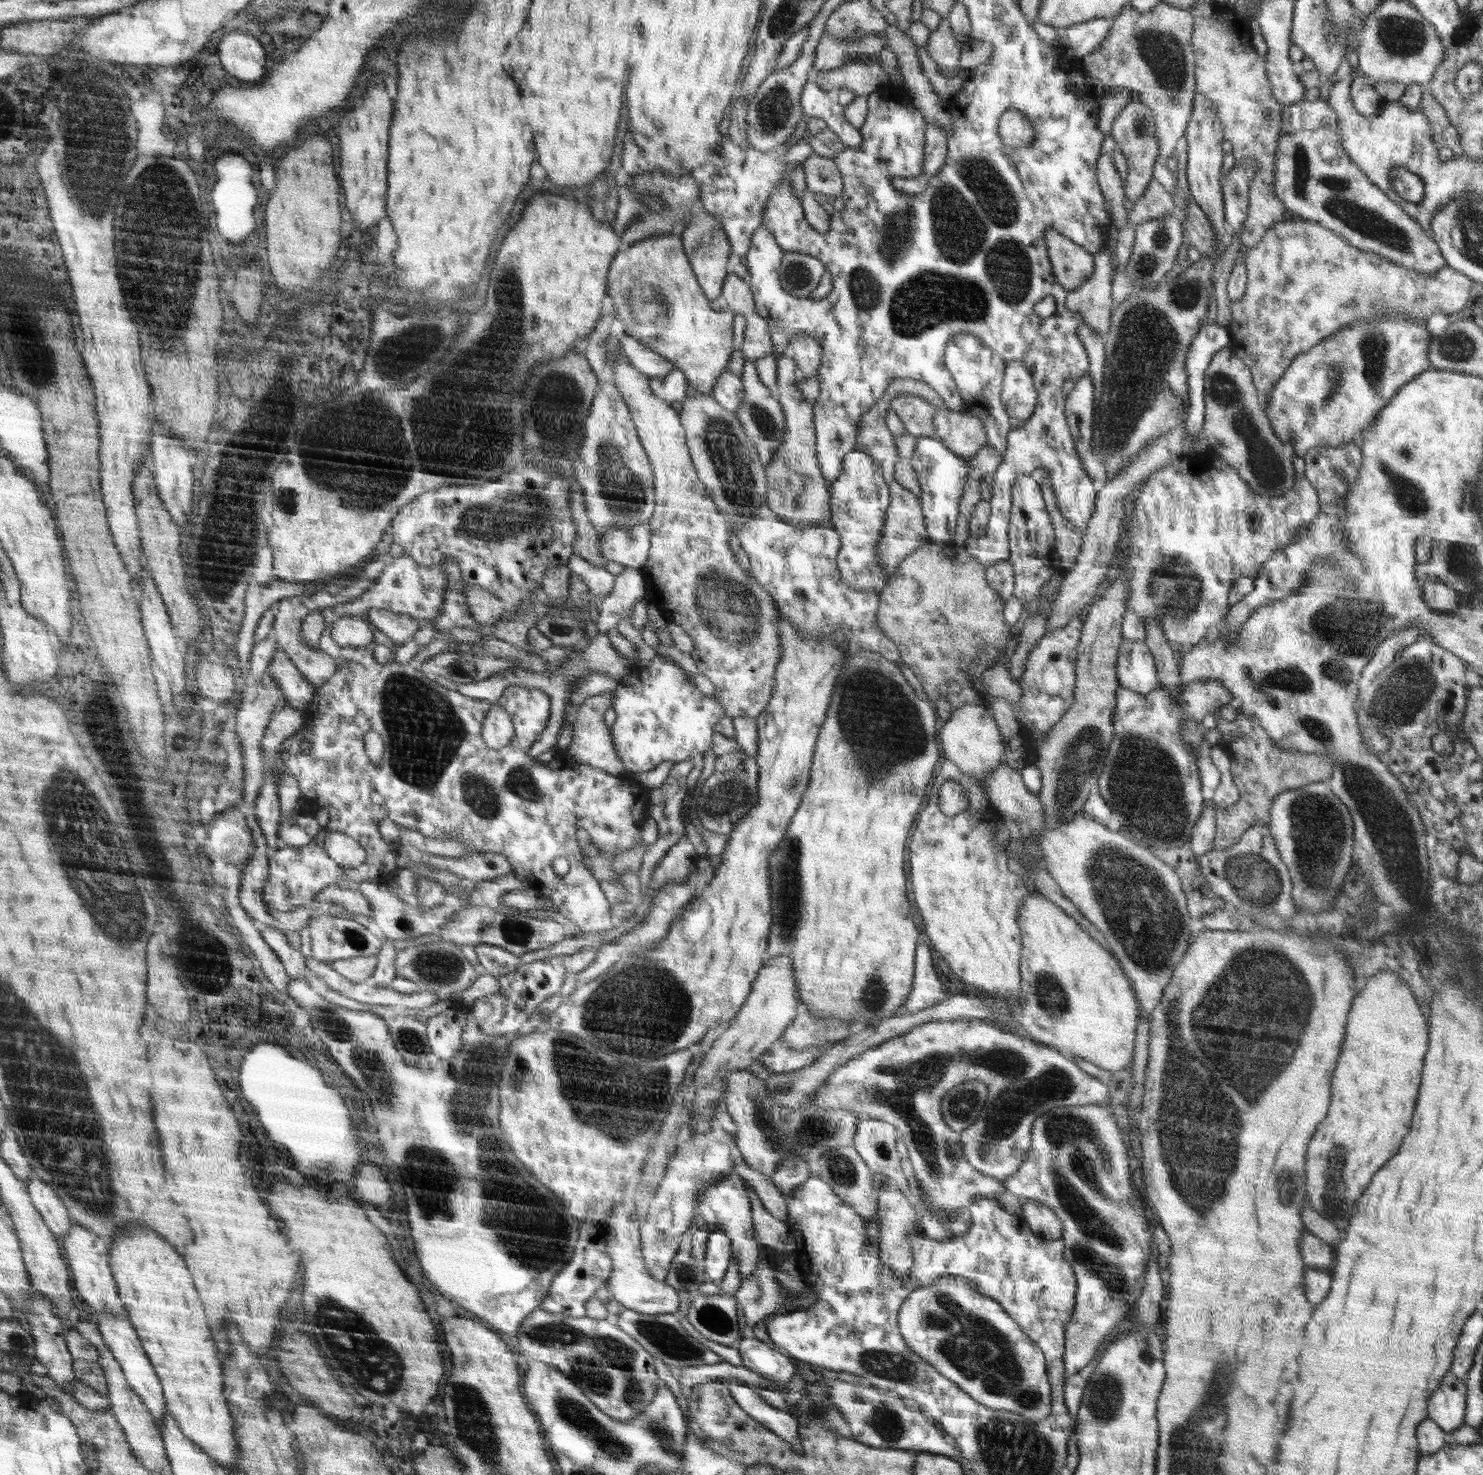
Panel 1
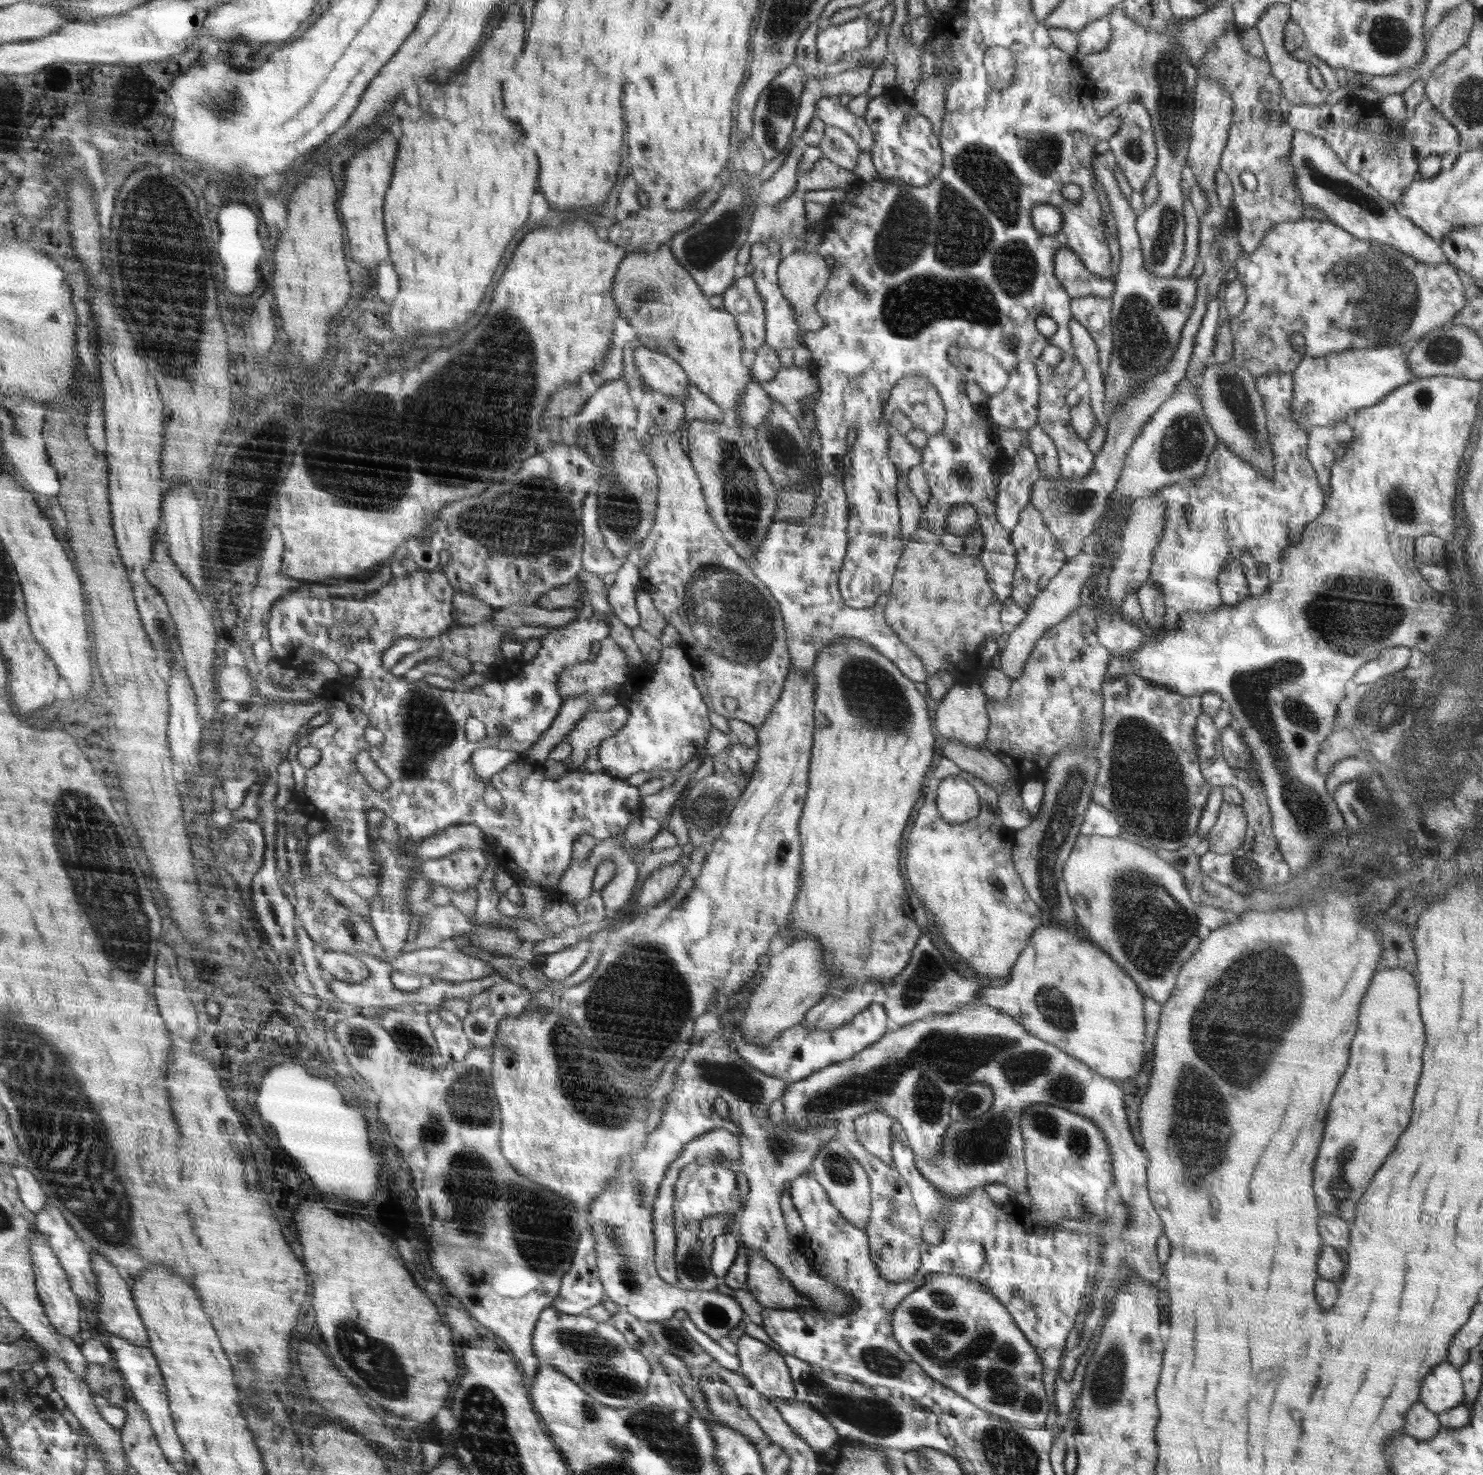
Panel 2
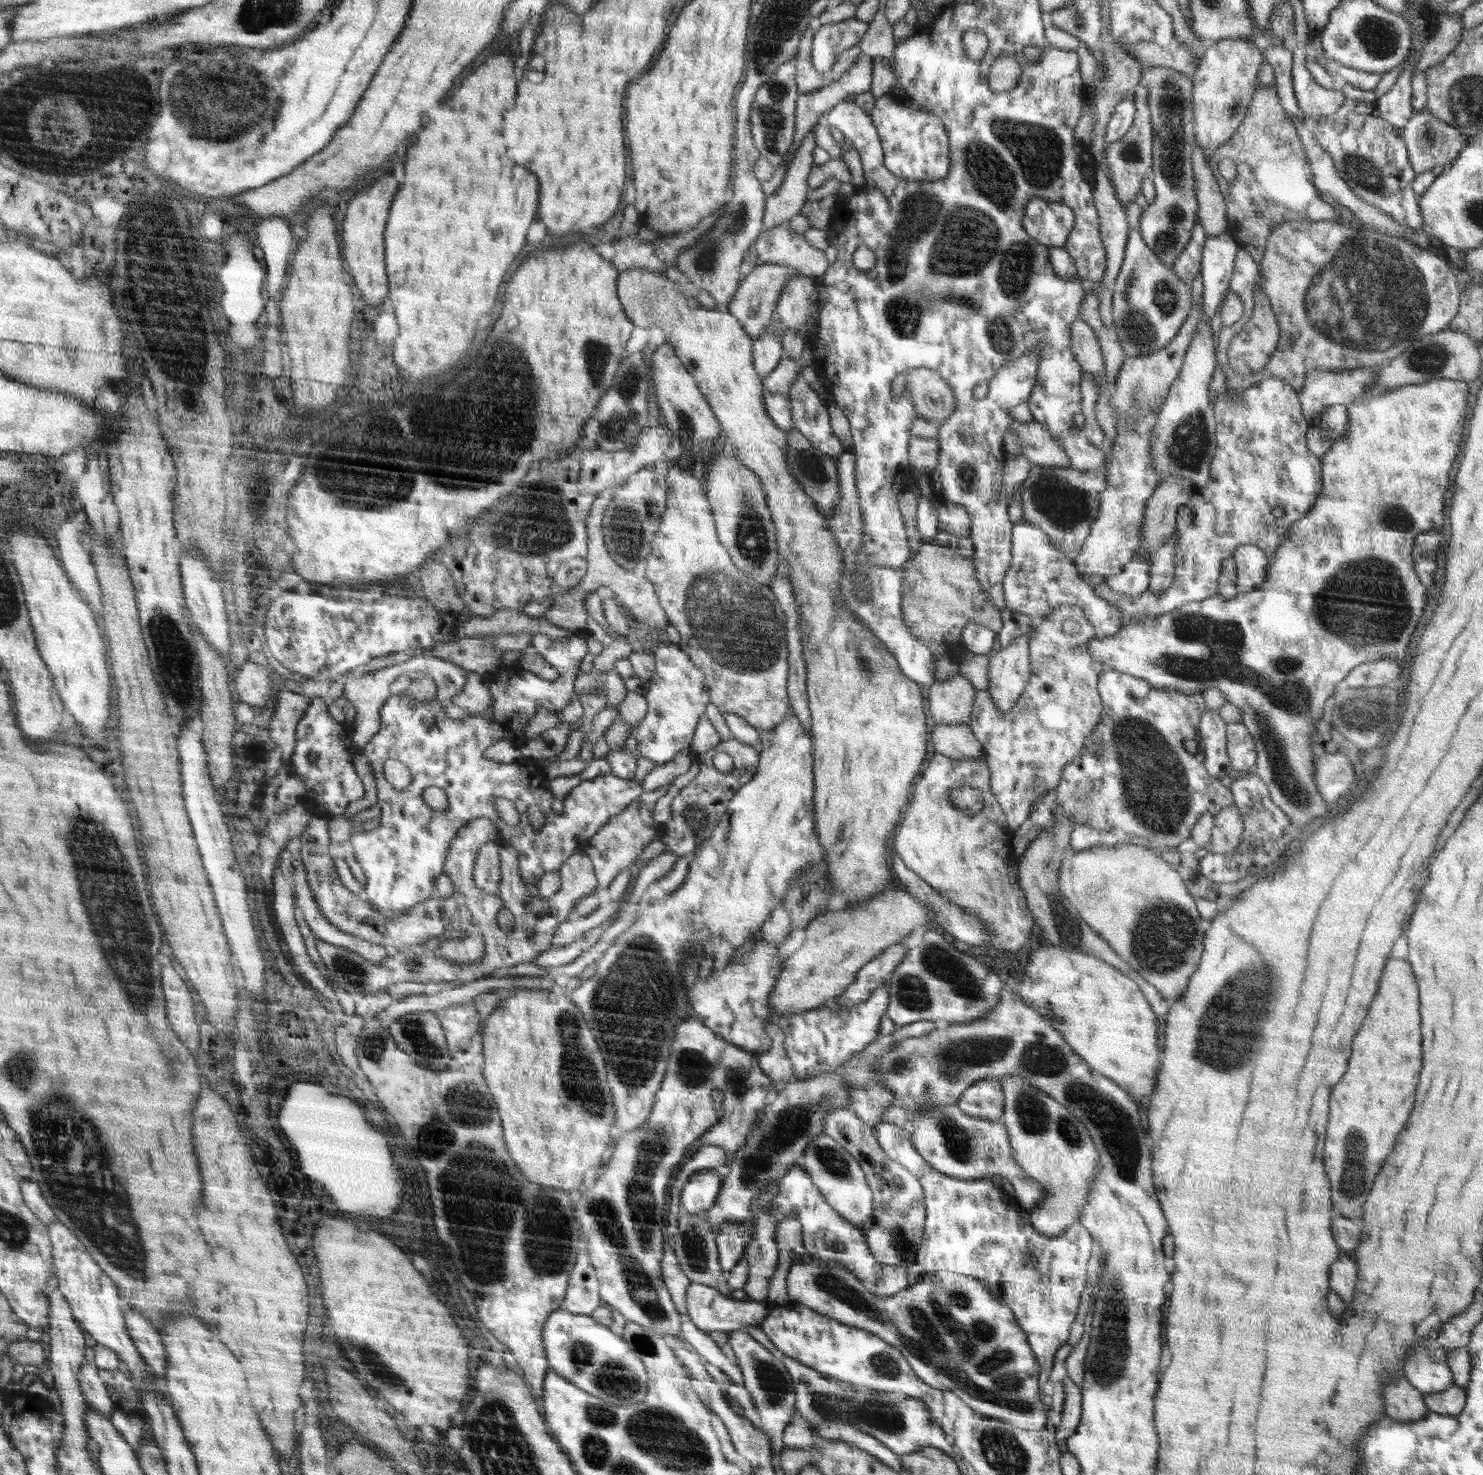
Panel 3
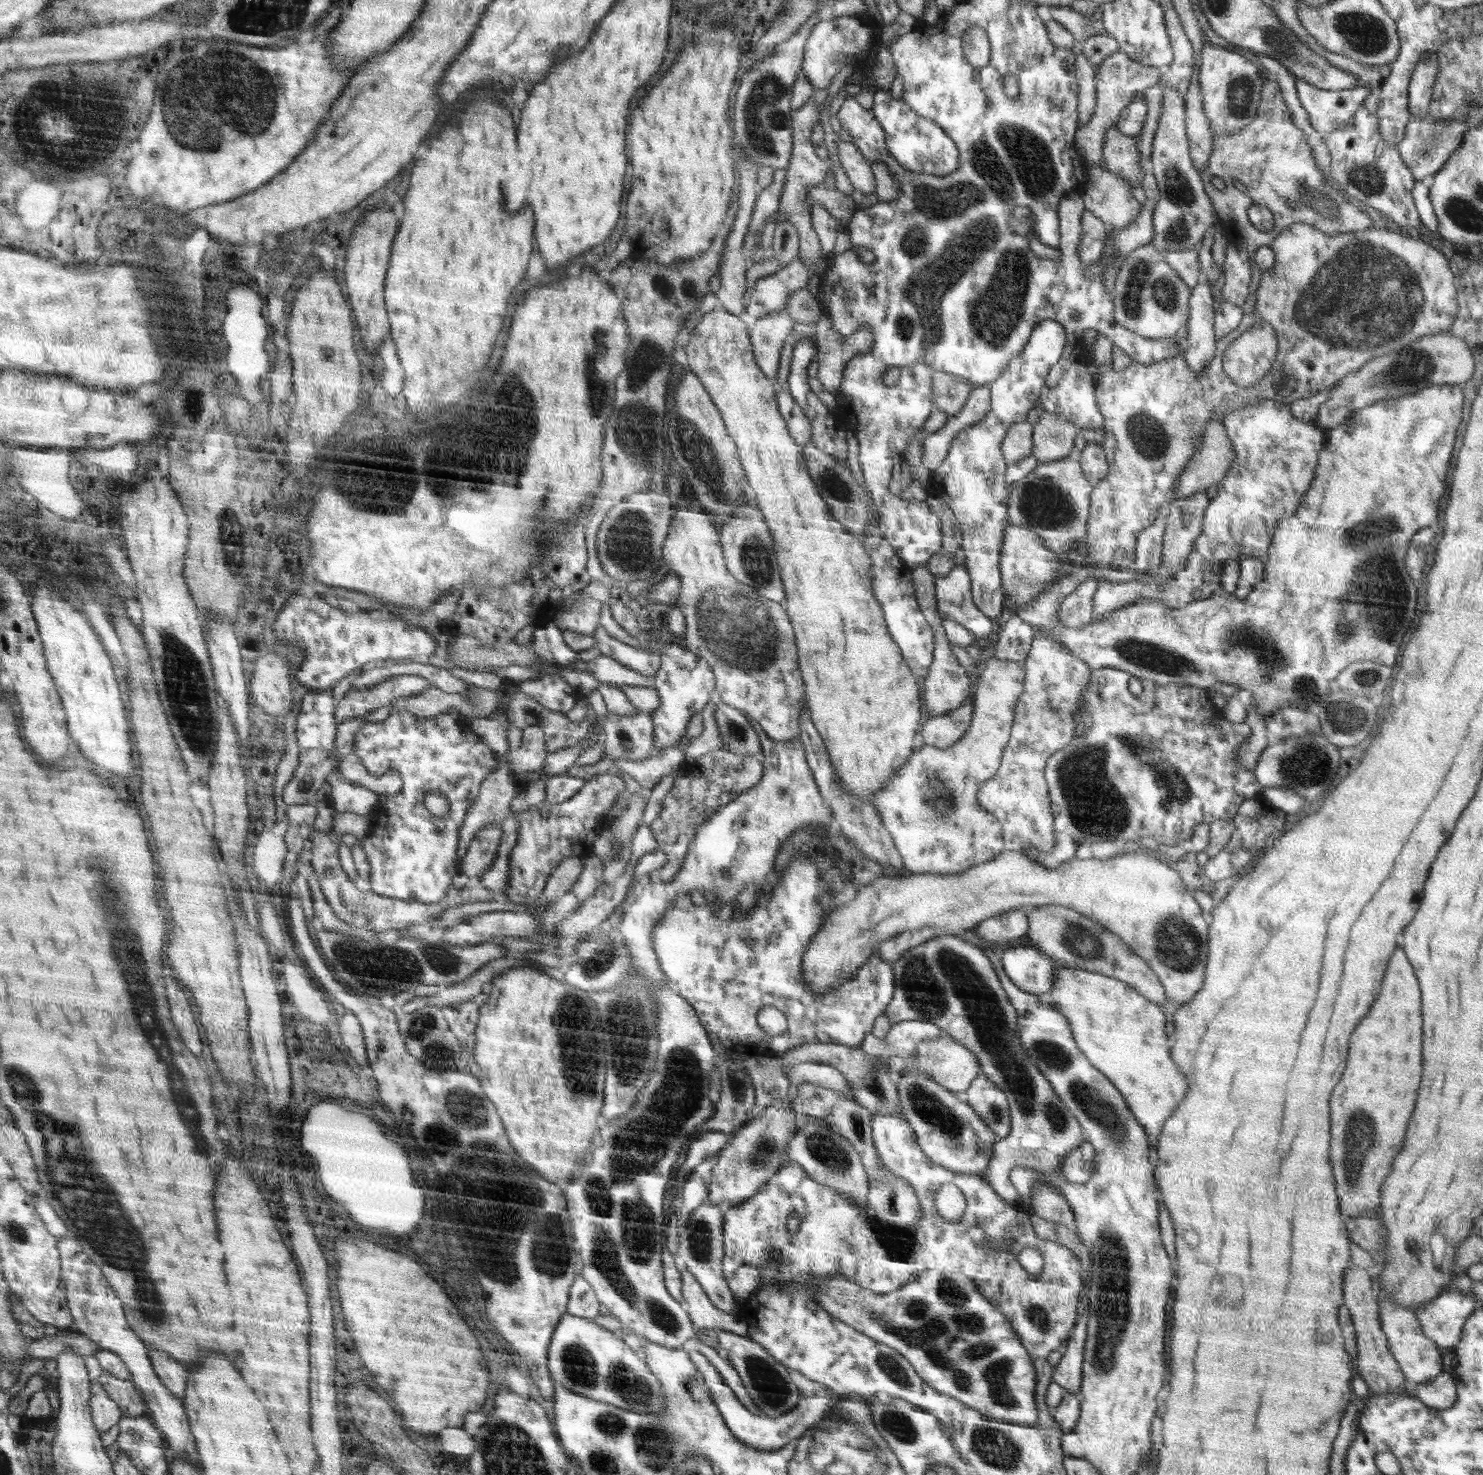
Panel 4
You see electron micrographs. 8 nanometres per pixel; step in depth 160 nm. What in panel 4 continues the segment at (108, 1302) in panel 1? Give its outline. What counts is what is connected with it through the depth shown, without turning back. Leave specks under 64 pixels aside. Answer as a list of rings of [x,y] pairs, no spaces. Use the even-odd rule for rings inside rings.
[[[150,1349],[149,1357],[152,1359],[153,1369],[157,1371],[158,1378],[178,1398],[183,1400],[187,1378],[186,1366],[179,1363],[172,1355],[160,1349]]]

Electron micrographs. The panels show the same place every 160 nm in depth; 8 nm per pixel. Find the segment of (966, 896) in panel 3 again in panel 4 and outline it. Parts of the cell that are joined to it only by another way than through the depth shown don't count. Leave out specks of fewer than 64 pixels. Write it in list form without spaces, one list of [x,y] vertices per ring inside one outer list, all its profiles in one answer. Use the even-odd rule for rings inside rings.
[[[990,657],[980,672],[974,694],[973,715],[970,728],[964,737],[948,748],[920,744],[911,754],[907,764],[899,768],[889,782],[871,798],[881,816],[882,826],[892,836],[895,847],[910,874],[937,874],[965,872],[996,858],[1003,847],[1003,830],[995,816],[983,809],[977,801],[977,790],[992,778],[1000,766],[1003,748],[1009,741],[1018,697],[1022,694],[1025,669],[1022,662],[1003,661]]]

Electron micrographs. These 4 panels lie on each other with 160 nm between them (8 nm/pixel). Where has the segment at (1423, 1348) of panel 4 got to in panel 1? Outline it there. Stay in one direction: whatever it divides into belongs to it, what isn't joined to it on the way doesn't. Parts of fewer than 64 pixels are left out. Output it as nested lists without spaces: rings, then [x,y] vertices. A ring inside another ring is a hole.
[[[1450,1371],[1428,1401],[1428,1414],[1445,1433],[1453,1432],[1465,1423],[1467,1388]]]

